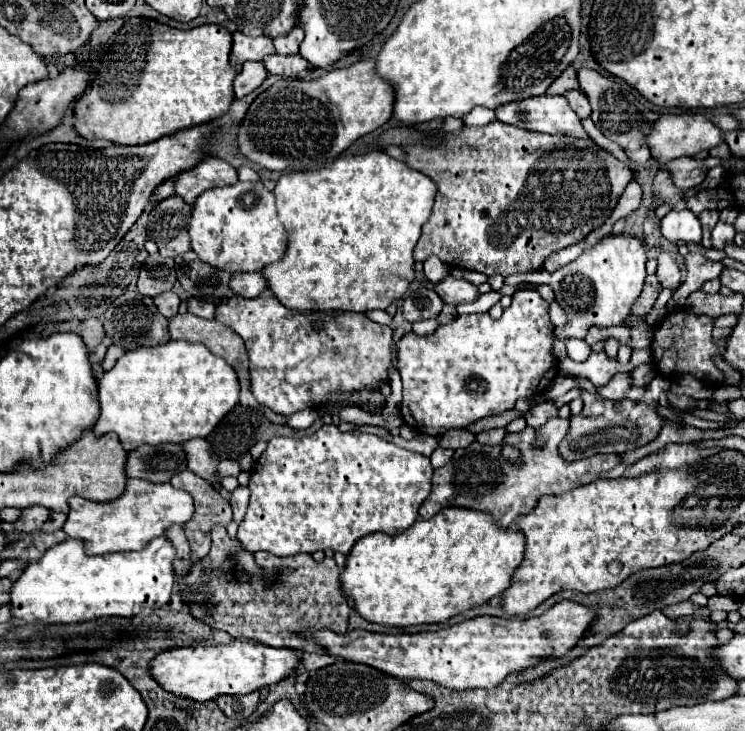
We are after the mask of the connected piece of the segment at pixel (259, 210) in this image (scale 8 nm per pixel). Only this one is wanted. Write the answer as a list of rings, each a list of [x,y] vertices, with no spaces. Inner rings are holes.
[[[249,183],[215,187],[215,189],[209,189],[203,195],[199,195],[193,205],[193,213],[191,213],[191,221],[189,221],[189,237],[191,237],[191,249],[199,255],[201,261],[205,261],[217,269],[229,271],[229,273],[261,271],[265,265],[283,259],[287,241],[289,241],[289,235],[287,235],[283,223],[279,221],[273,193],[269,189],[265,189],[263,185],[251,187]]]

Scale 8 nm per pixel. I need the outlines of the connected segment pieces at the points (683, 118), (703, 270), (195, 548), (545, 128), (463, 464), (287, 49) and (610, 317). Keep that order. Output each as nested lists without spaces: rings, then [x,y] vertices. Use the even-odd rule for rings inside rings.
[[[683,113],[683,115],[661,115],[659,121],[653,125],[651,135],[647,137],[649,149],[653,153],[653,157],[659,163],[667,163],[673,157],[693,157],[697,153],[709,151],[713,147],[717,147],[719,143],[723,143],[723,129],[717,127],[711,119],[707,119],[701,113]]]
[[[687,253],[683,259],[685,259],[685,267],[687,267],[687,279],[679,285],[679,289],[675,291],[675,295],[669,300],[667,304],[669,311],[682,308],[687,297],[693,291],[701,289],[701,285],[707,279],[715,279],[723,271],[721,261],[709,261],[709,259],[705,259],[703,255],[697,255],[697,253]]]
[[[185,469],[171,477],[171,485],[177,489],[185,489],[195,499],[195,513],[185,523],[185,533],[191,543],[191,551],[197,557],[205,557],[209,553],[209,531],[215,523],[229,525],[231,523],[231,505],[199,475]]]
[[[539,95],[523,101],[515,101],[495,109],[497,119],[527,131],[541,131],[549,135],[569,135],[579,139],[589,139],[581,119],[571,109],[563,95]]]
[[[553,417],[539,429],[525,427],[519,433],[509,433],[505,437],[507,445],[513,445],[519,449],[521,459],[509,461],[501,455],[501,447],[489,447],[481,443],[471,443],[467,449],[457,449],[453,457],[433,473],[433,487],[421,505],[421,517],[429,519],[437,511],[441,511],[447,505],[455,507],[469,507],[477,511],[487,511],[495,517],[495,521],[503,527],[513,527],[515,519],[521,513],[529,513],[539,497],[543,495],[559,495],[569,489],[575,489],[579,485],[587,485],[595,479],[599,479],[601,473],[611,471],[621,463],[621,455],[615,453],[597,453],[593,457],[583,457],[579,461],[567,461],[559,455],[559,443],[569,433],[569,419]],[[535,441],[541,441],[543,447],[537,447]]]
[[[295,25],[295,27],[291,29],[291,33],[287,33],[287,35],[283,35],[283,37],[275,37],[275,39],[273,39],[273,45],[275,45],[277,53],[281,53],[281,55],[299,53],[299,45],[301,45],[303,37],[305,37],[303,29],[301,29],[299,25]]]
[[[607,235],[595,247],[585,251],[581,257],[551,273],[549,287],[555,291],[555,301],[563,307],[567,315],[567,325],[557,329],[559,339],[577,337],[583,339],[589,327],[615,327],[631,315],[631,307],[641,295],[645,281],[645,261],[647,253],[641,239],[625,235]]]

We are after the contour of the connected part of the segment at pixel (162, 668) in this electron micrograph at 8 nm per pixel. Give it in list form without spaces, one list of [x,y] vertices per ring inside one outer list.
[[[231,639],[225,645],[191,645],[161,651],[151,661],[151,675],[165,691],[195,701],[217,695],[245,695],[283,681],[301,665],[301,653],[291,647],[269,647],[253,639]]]

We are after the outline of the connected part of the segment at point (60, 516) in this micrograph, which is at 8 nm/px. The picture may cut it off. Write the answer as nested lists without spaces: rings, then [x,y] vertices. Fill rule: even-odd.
[[[51,513],[51,517],[49,517],[49,521],[45,521],[45,525],[41,527],[41,531],[43,533],[55,533],[57,529],[61,529],[63,525],[65,525],[65,513]]]

